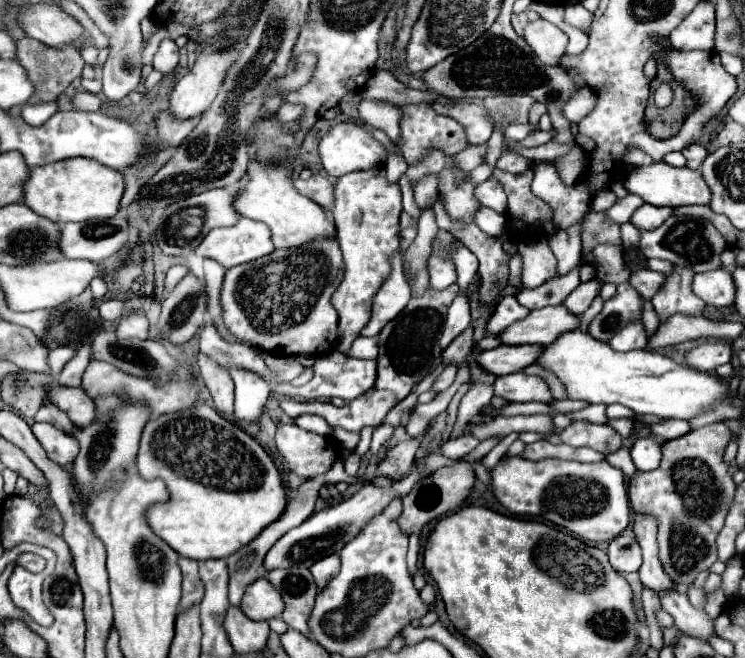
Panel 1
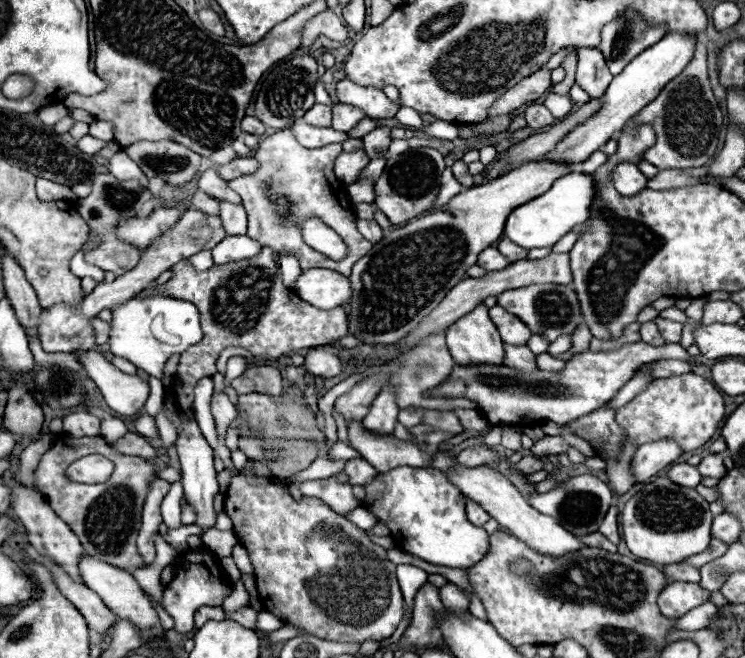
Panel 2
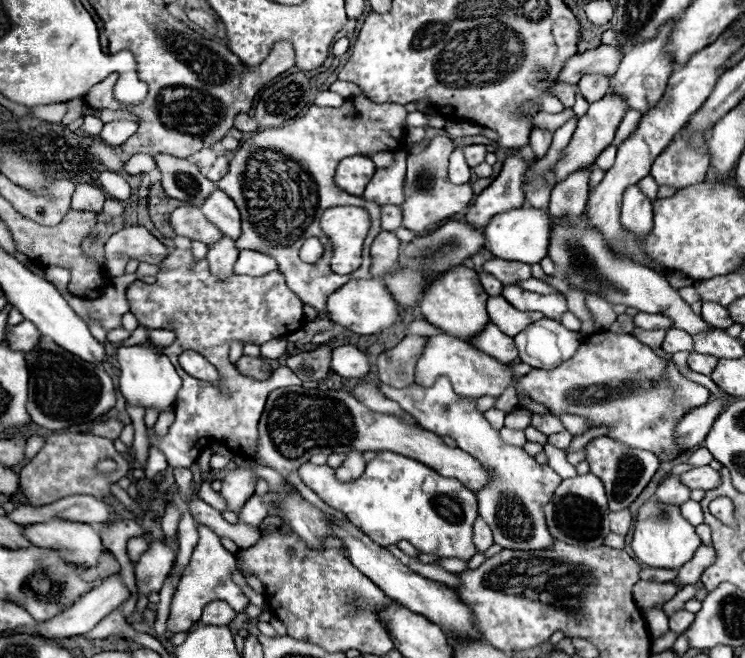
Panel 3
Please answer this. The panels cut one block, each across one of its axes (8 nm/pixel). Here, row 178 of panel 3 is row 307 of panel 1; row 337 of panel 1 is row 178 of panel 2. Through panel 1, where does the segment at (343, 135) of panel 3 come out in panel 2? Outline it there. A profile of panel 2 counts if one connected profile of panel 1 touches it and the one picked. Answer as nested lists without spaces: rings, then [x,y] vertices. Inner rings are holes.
[[[280,130],[266,136],[258,146],[254,154],[254,158],[258,160],[258,170],[254,174],[228,180],[228,186],[242,196],[242,204],[248,214],[248,236],[280,256],[296,256],[304,272],[310,268],[326,268],[350,276],[352,266],[372,250],[372,244],[368,244],[368,240],[364,240],[358,232],[356,214],[344,184],[332,172],[334,160],[340,152],[340,144],[304,148],[296,142],[292,130]],[[312,216],[320,218],[344,240],[344,244],[348,246],[346,258],[336,262],[306,246],[306,242],[302,240],[300,224]]]

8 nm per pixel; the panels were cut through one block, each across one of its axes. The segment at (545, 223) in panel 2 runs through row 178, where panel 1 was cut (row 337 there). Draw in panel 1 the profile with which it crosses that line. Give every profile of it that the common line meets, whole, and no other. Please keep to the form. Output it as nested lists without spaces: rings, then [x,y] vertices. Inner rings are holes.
[[[580,328],[564,332],[556,342],[544,346],[536,364],[556,374],[570,400],[606,406],[616,402],[632,408],[638,416],[656,414],[662,418],[690,420],[710,404],[728,396],[728,382],[718,376],[676,364],[670,356],[650,350],[616,352],[606,342],[592,338]]]

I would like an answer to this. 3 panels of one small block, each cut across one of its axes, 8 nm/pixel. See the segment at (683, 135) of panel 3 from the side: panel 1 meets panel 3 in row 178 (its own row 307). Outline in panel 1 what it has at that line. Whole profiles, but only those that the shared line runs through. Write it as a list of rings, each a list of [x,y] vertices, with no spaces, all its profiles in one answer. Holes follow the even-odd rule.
[[[674,266],[672,272],[668,272],[664,286],[660,286],[660,290],[654,294],[652,304],[658,312],[660,320],[666,320],[668,316],[676,314],[676,312],[684,312],[684,314],[702,314],[706,304],[692,292],[692,278],[694,272],[688,268],[678,268]]]

